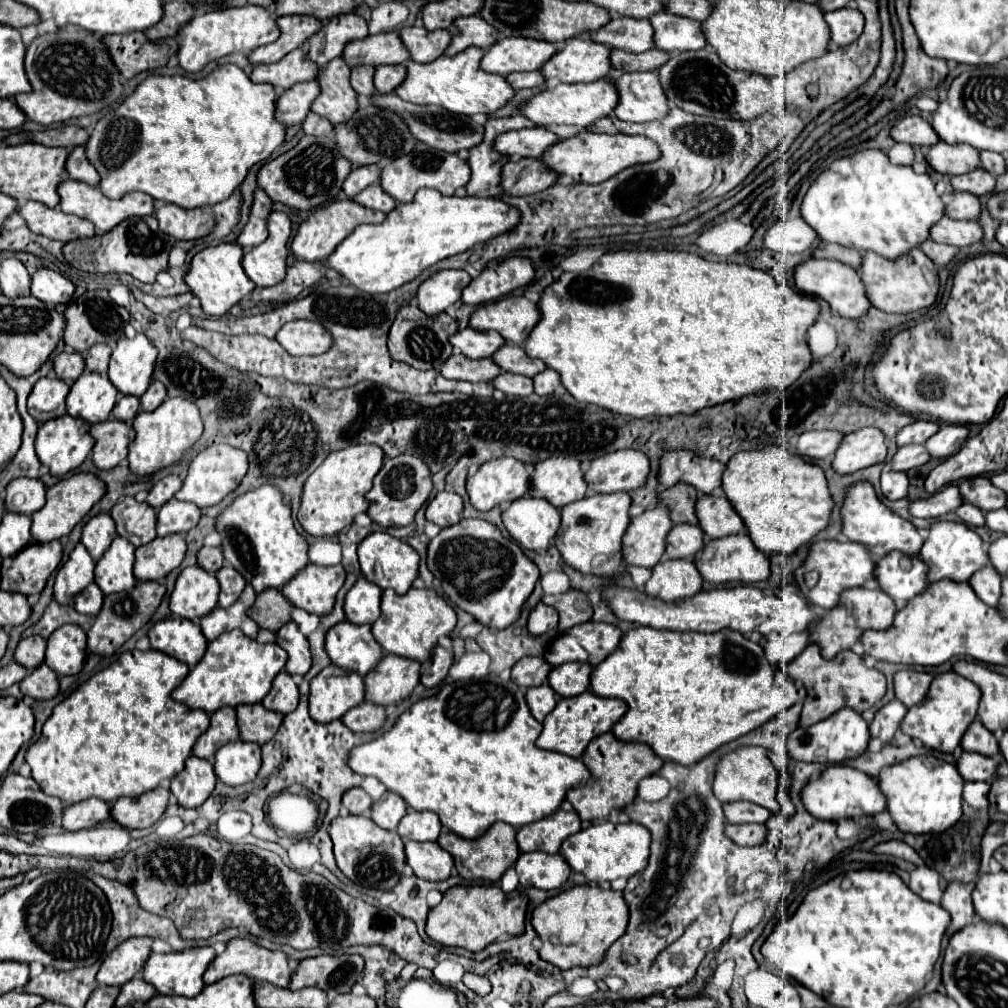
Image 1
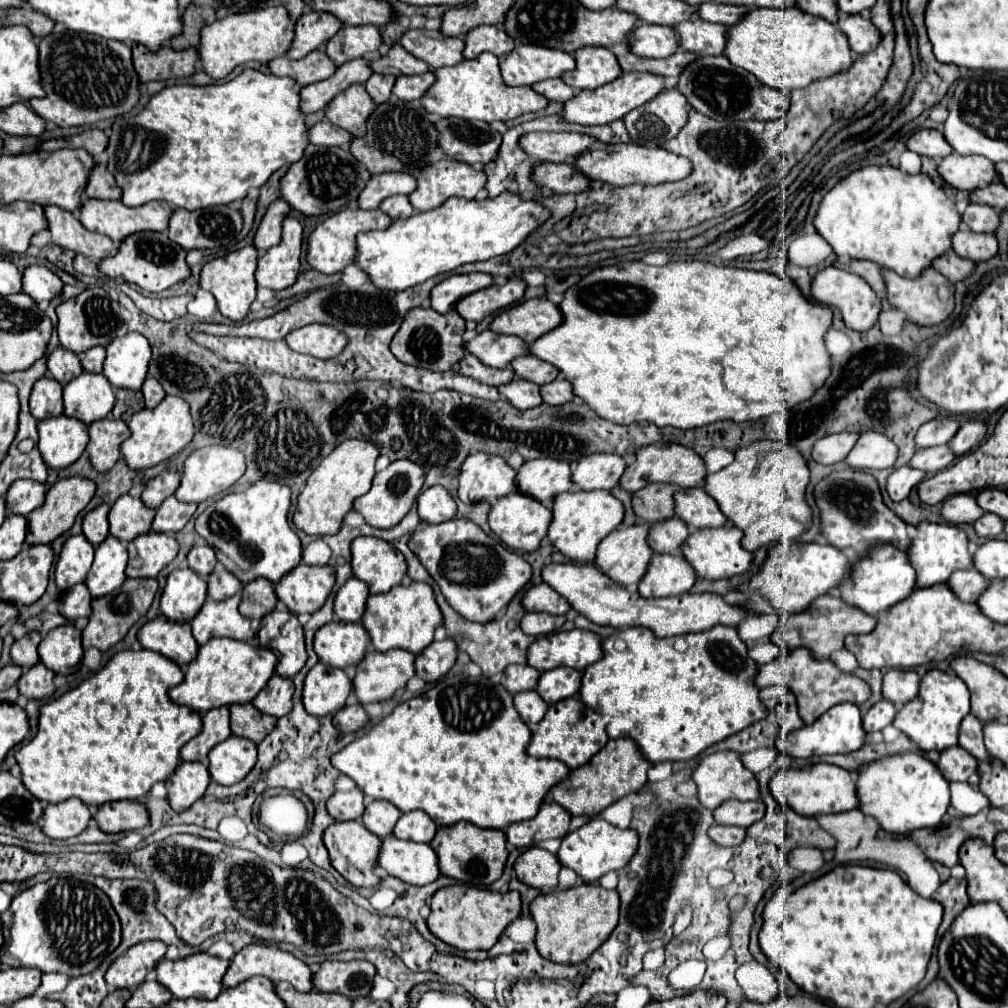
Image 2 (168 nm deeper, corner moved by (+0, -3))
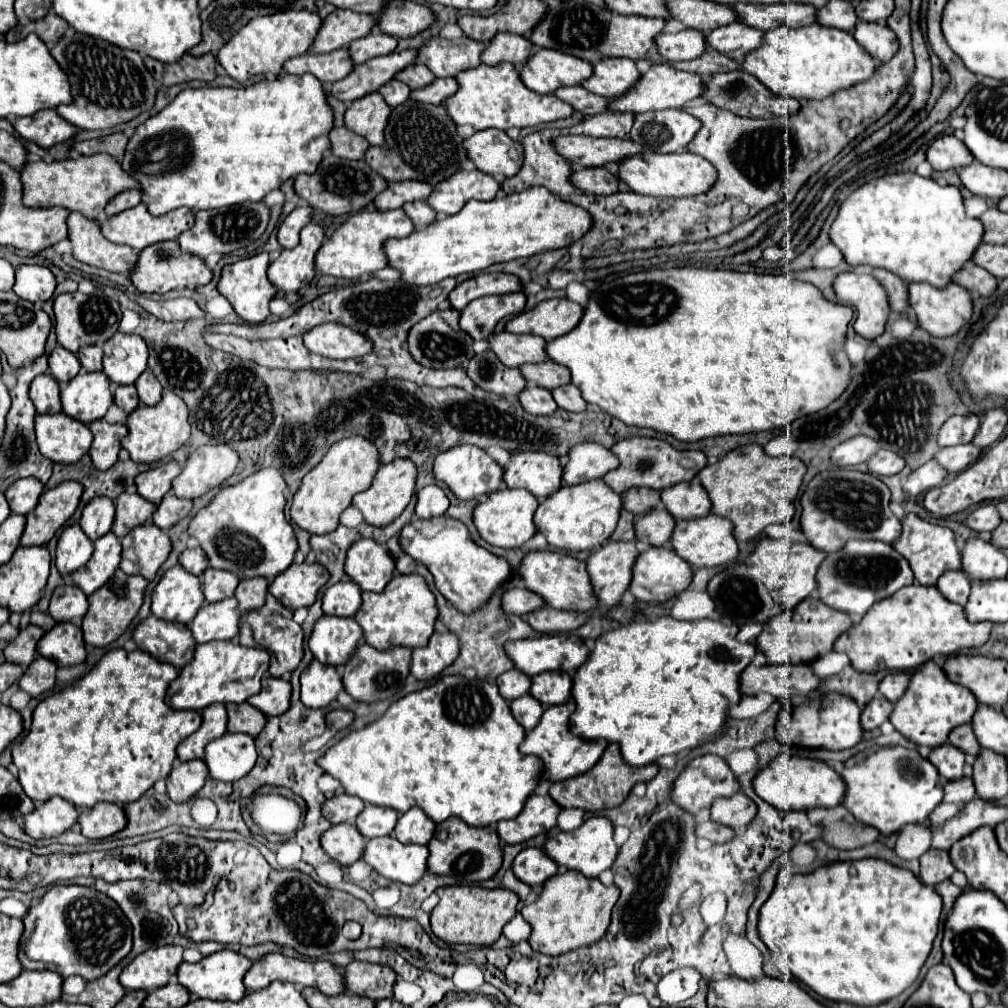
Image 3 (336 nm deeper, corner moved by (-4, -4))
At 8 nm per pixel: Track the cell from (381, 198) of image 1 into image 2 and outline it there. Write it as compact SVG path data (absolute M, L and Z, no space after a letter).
M398 195L398 197L388 197L386 201L382 201L380 209L384 213L388 213L392 219L406 219L410 215L414 215L414 207L410 205L406 195Z

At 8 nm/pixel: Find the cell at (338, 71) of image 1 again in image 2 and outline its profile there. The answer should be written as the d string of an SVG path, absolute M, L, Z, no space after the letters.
M352 85L346 93L340 93L328 107L326 117L330 123L350 131L354 137L366 135L366 121L372 115L376 103L364 89L364 85Z

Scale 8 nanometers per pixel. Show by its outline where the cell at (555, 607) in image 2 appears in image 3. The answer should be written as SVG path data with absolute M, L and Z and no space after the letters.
M520 580L519 584L510 588L510 590L506 590L504 596L502 596L502 608L504 608L506 614L522 616L522 614L534 612L534 610L538 610L538 608L542 608L542 606L546 604L546 602L542 602L542 598L538 598L532 590L526 590L522 580Z

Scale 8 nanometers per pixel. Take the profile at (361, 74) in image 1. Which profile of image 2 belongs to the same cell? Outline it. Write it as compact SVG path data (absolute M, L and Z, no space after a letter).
M374 73L368 81L366 81L366 91L374 97L376 103L384 103L390 99L392 95L392 87L394 87L396 79L394 77L386 77L386 75L378 75Z

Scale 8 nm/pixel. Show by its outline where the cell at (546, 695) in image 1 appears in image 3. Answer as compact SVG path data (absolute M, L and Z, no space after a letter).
M526 694L524 698L516 698L510 704L510 710L512 710L514 718L518 720L518 724L528 728L528 732L540 722L540 718L544 714L544 706L532 694Z

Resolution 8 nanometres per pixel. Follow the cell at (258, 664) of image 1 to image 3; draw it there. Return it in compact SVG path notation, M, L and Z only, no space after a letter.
M228 640L198 644L194 658L180 670L180 676L166 692L166 704L182 710L204 710L210 704L236 702L242 704L262 688L262 676L268 672L270 654L262 648L246 648Z

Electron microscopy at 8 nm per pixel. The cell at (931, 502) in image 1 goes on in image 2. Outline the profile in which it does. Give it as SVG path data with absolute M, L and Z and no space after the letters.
M960 493L942 503L942 513L940 517L952 525L962 525L962 523L974 523L984 515L980 505L976 503L976 497L970 493Z

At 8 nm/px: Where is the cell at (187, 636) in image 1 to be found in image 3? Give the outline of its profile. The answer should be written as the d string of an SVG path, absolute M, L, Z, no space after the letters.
M148 616L144 622L140 622L134 628L132 638L136 640L138 648L142 648L142 642L148 636L158 636L162 640L168 642L168 652L164 654L164 660L174 664L176 668L182 668L184 662L194 656L194 636L190 634L190 630L182 624L170 624L166 620L160 620L156 616Z

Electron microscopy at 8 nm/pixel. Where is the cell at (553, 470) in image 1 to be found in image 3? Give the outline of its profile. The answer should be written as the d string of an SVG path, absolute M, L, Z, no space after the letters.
M512 452L512 460L504 466L504 482L508 488L524 488L536 498L548 498L562 488L562 464L546 452Z

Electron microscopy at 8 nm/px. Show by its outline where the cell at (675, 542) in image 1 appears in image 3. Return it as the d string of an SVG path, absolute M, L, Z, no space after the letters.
M662 506L650 510L636 524L636 540L646 546L670 546L676 520Z

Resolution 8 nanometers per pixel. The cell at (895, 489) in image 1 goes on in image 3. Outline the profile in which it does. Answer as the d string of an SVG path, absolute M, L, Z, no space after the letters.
M930 460L930 462L926 462L924 466L916 468L916 470L906 478L906 482L904 482L902 488L904 488L904 492L906 492L908 496L918 496L918 494L922 494L922 492L926 492L926 490L930 490L930 488L940 486L946 476L948 476L946 470L940 468L934 460Z

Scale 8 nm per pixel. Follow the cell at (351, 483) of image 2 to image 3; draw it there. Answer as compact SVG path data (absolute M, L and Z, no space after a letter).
M348 436L336 442L326 452L322 462L304 476L302 486L296 492L290 506L290 518L294 520L294 524L298 524L302 530L310 534L334 532L340 524L340 514L352 504L352 498L358 492L364 492L372 486L378 462L380 462L378 448L362 436Z

